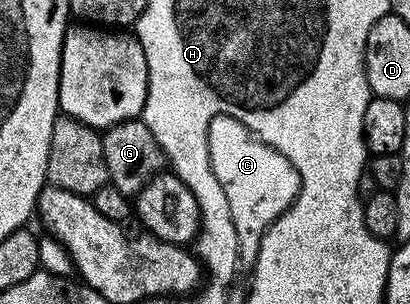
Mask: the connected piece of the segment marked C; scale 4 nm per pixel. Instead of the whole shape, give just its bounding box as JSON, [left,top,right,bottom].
[207,113,301,262]

